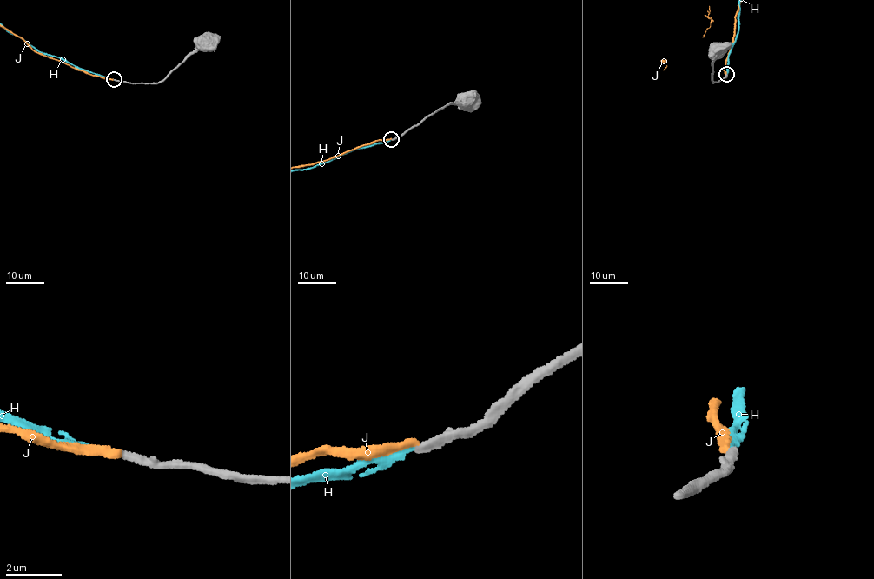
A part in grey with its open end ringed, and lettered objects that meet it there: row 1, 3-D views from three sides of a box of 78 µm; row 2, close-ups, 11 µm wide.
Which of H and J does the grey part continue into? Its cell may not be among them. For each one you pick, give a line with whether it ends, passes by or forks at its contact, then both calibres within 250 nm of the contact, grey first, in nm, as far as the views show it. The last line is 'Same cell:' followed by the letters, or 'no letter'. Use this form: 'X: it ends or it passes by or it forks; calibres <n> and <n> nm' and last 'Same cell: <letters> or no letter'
H: it ends; calibres 300 and 180 nm
Same cell: H

